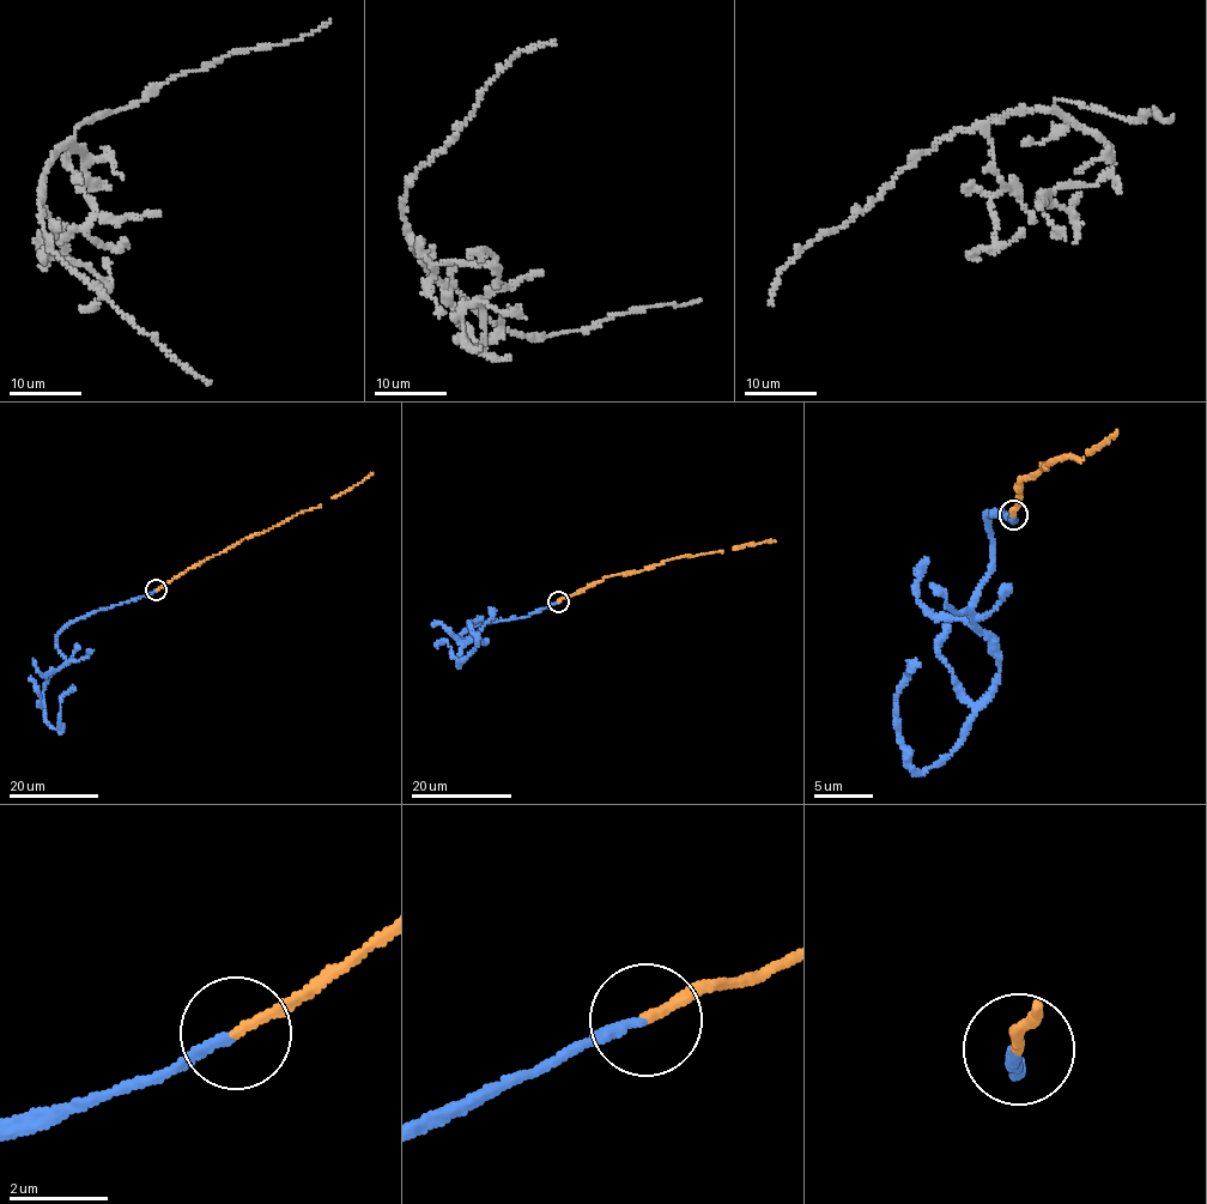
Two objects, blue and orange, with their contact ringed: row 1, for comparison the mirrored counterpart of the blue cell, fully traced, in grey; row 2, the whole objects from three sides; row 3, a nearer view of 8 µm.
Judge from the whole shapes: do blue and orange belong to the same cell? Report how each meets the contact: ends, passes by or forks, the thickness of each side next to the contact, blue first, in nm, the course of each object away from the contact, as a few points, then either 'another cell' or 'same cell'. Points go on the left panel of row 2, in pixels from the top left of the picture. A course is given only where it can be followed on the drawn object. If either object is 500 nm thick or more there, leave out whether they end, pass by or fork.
blue ends there; orange ends there; 180 nm thick on the blue side, 190 nm on the other; blue runs (156, 590), (58, 633), (65, 663), (47, 677), (43, 694), (46, 721), (58, 732), (60, 702), (74, 685); orange runs (156, 590), (244, 539), (316, 508), (374, 472); same cell

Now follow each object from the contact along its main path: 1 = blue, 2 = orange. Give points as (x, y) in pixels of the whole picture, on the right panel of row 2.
1: (1014, 515), (983, 518), (992, 573), (971, 613), (999, 683), (948, 755), (917, 770), (897, 685), (920, 664)
2: (1014, 515), (1023, 497), (1019, 482), (1035, 479), (1054, 461), (1071, 457), (1078, 461), (1117, 430)

